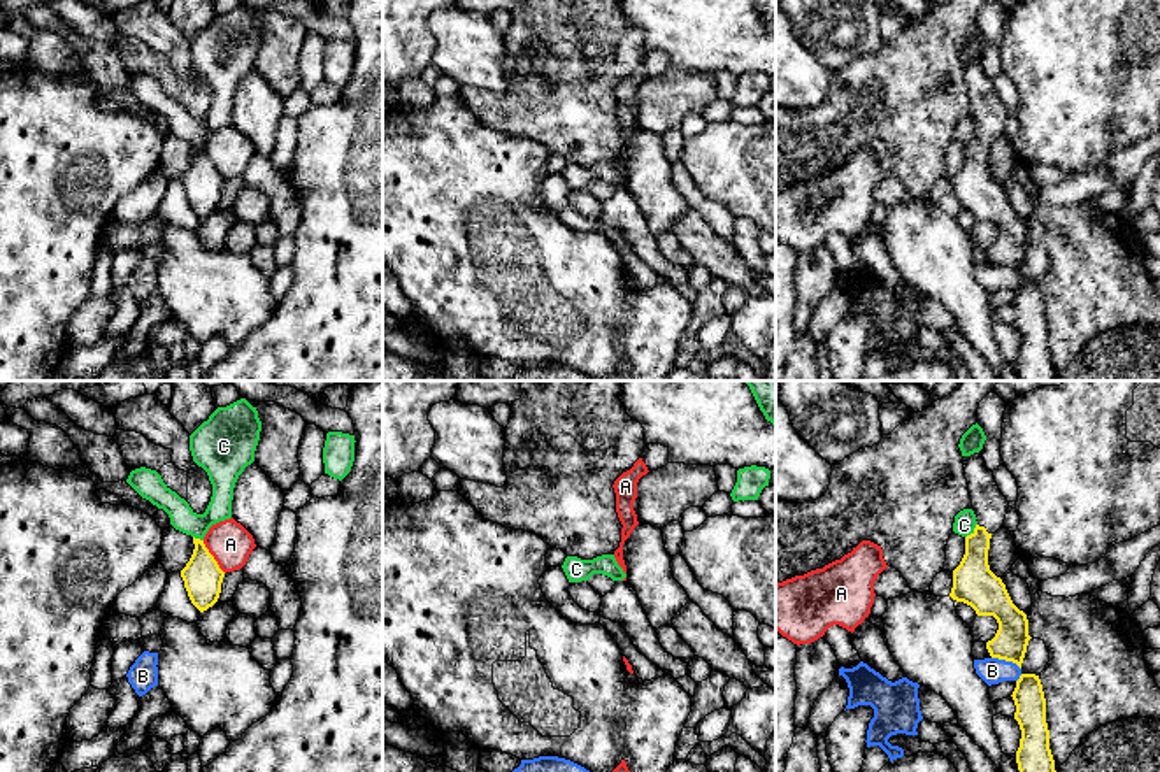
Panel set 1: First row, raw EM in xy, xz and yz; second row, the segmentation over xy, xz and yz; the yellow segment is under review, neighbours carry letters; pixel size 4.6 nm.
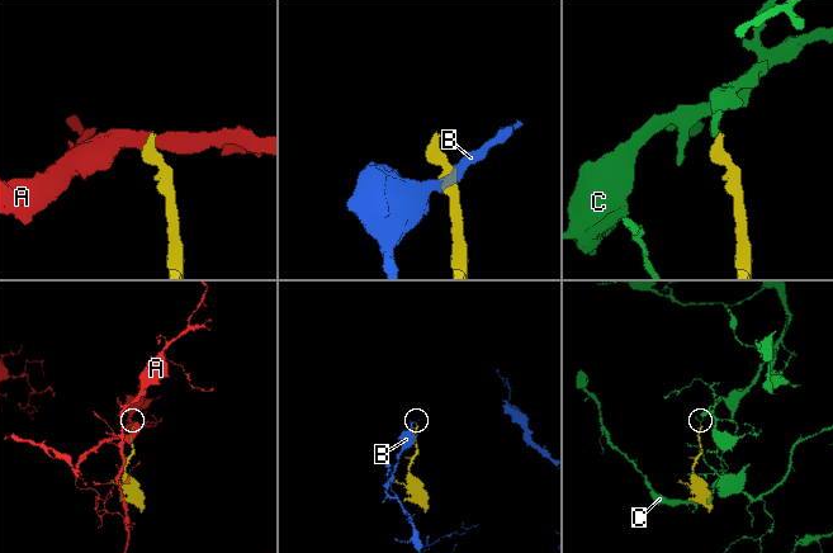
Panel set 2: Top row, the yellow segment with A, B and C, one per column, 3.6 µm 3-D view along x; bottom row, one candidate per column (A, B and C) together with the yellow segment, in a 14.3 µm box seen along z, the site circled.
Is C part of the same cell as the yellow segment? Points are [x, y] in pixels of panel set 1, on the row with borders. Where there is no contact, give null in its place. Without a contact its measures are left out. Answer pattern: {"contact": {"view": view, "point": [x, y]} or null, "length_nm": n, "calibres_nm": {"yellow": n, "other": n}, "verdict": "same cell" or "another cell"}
{"contact": {"view": "yz", "point": [974, 530]}, "length_nm": 90, "calibres_nm": {"yellow": 190, "other": 100}, "verdict": "another cell"}

